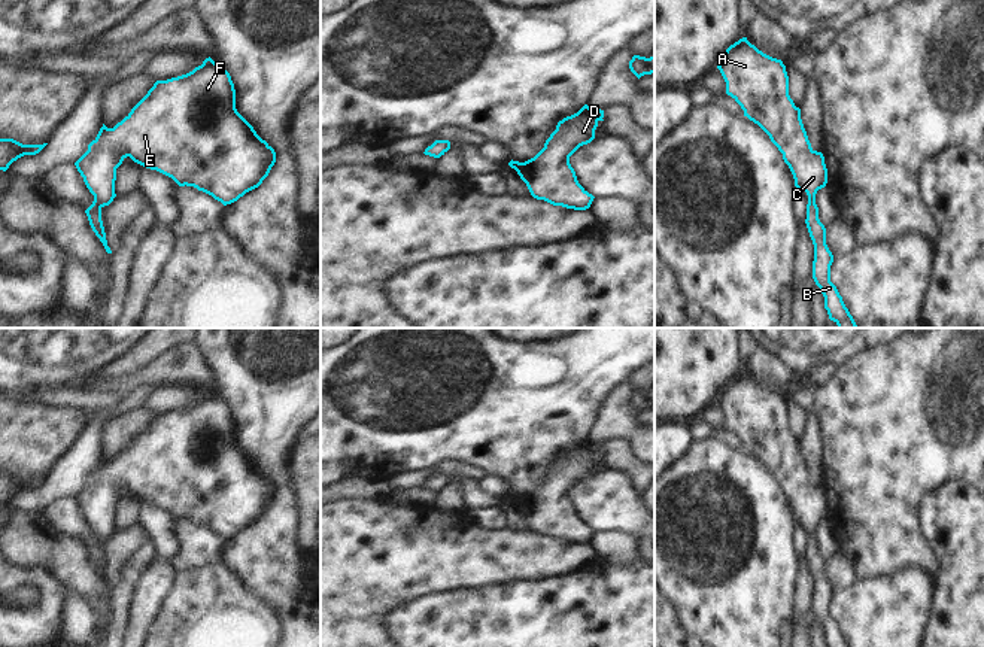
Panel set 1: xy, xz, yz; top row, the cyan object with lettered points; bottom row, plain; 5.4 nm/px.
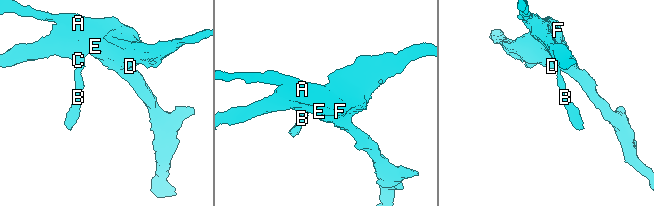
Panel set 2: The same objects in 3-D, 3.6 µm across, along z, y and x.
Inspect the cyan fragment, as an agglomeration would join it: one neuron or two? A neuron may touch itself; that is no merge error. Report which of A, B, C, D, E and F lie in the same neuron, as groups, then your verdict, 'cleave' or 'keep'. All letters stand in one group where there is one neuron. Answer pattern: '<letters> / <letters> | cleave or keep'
A B C D E F | keep

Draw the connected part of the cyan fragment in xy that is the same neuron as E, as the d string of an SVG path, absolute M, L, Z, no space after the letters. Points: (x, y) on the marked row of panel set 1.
M210 57L186 75L157 81L121 122L113 128L103 124L88 151L75 162L94 195L85 213L107 253L112 250L107 246L101 209L116 197L116 168L127 157L171 177L179 186L194 186L212 195L224 206L258 188L276 162L274 149L237 112L230 73Z

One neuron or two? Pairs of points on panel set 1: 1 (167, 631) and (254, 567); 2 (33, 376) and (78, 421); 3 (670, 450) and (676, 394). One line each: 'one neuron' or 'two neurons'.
1: two neurons
2: two neurons
3: two neurons

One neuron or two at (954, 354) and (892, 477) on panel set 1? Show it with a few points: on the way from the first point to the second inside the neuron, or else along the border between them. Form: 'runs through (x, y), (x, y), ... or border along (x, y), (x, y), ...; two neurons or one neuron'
runs through (947, 385), (892, 440), (892, 446); one neuron

